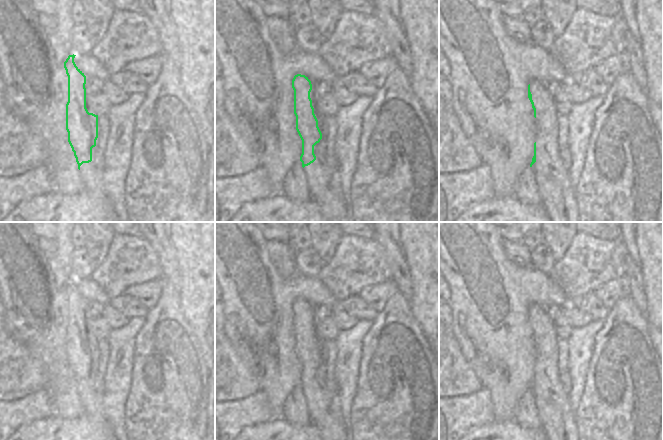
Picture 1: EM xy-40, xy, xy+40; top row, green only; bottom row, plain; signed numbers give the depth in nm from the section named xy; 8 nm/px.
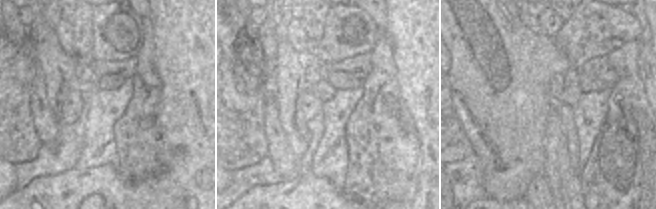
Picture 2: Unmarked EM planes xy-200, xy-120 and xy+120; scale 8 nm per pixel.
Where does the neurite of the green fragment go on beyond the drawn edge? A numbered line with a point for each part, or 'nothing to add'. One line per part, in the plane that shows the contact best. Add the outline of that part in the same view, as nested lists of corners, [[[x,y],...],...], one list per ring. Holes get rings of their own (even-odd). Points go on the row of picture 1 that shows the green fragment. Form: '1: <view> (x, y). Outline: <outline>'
1: xy (319, 118). Outline: [[[311,81],[312,84],[312,90],[310,92],[310,98],[312,100],[312,106],[314,108],[314,114],[318,120],[318,127],[320,128],[320,123],[322,121],[322,117],[318,114],[317,110],[316,110],[316,99],[314,98],[314,81]]]

